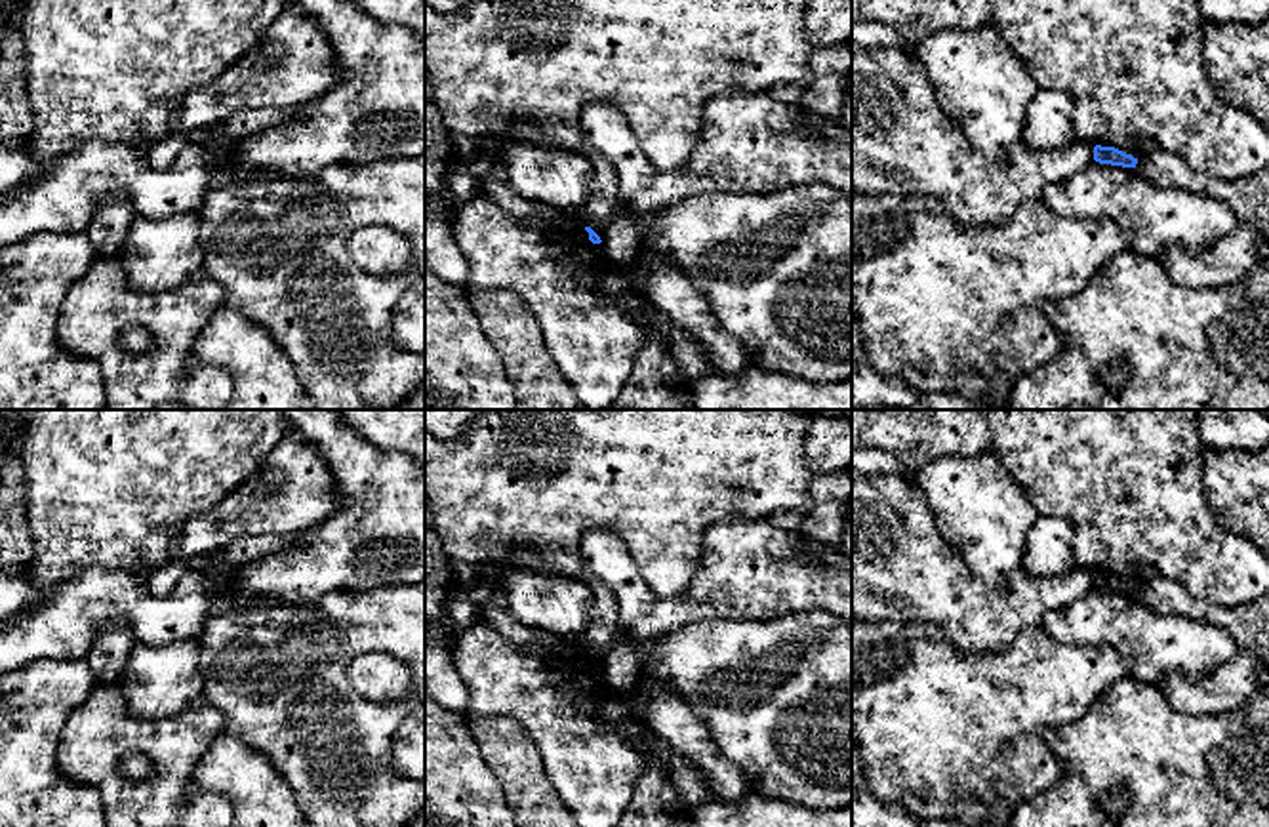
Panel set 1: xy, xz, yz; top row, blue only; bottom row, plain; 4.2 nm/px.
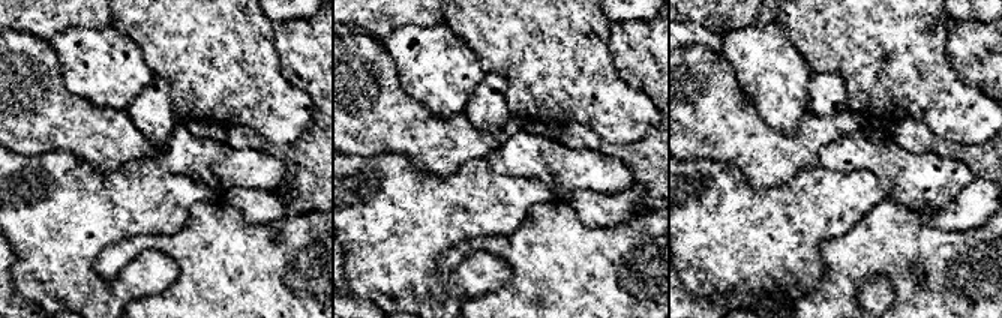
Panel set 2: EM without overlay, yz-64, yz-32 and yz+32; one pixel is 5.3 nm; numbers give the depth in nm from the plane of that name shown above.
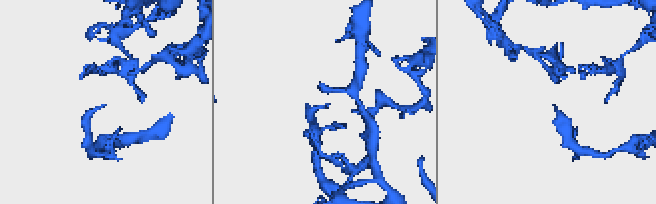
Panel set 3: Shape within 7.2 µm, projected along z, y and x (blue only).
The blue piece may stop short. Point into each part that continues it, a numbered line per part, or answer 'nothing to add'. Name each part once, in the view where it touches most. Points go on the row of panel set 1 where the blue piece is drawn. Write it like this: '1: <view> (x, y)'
nothing to add

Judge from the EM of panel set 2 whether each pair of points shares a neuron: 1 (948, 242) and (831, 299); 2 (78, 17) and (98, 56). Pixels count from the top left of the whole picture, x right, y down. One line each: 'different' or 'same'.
1: same
2: different

